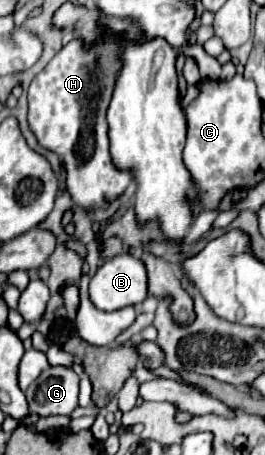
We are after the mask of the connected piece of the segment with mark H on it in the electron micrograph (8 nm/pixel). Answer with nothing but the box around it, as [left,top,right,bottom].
[29,17,143,213]

